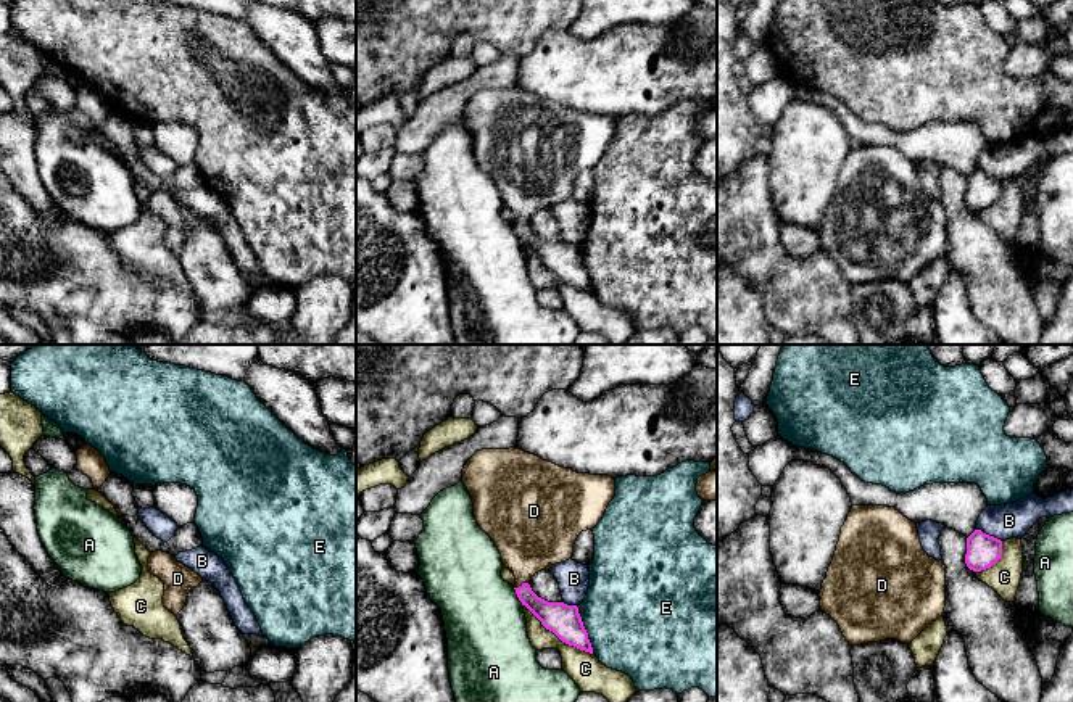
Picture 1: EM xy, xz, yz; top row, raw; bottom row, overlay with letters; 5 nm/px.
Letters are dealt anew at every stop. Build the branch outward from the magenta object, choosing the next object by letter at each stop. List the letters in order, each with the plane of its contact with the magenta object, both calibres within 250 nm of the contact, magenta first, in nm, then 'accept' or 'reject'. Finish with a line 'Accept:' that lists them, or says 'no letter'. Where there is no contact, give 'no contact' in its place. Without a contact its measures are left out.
A: contact in xz; calibres 160 and 400 nm; reject
B: contact in yz; calibres 170 and 180 nm; reject
C: contact in xz; calibres 160 and 170 nm; reject
D: contact in xz; calibres 160 and 360 nm; accept
E: contact in xz; calibres 160 and 500 nm; reject
Accept: D

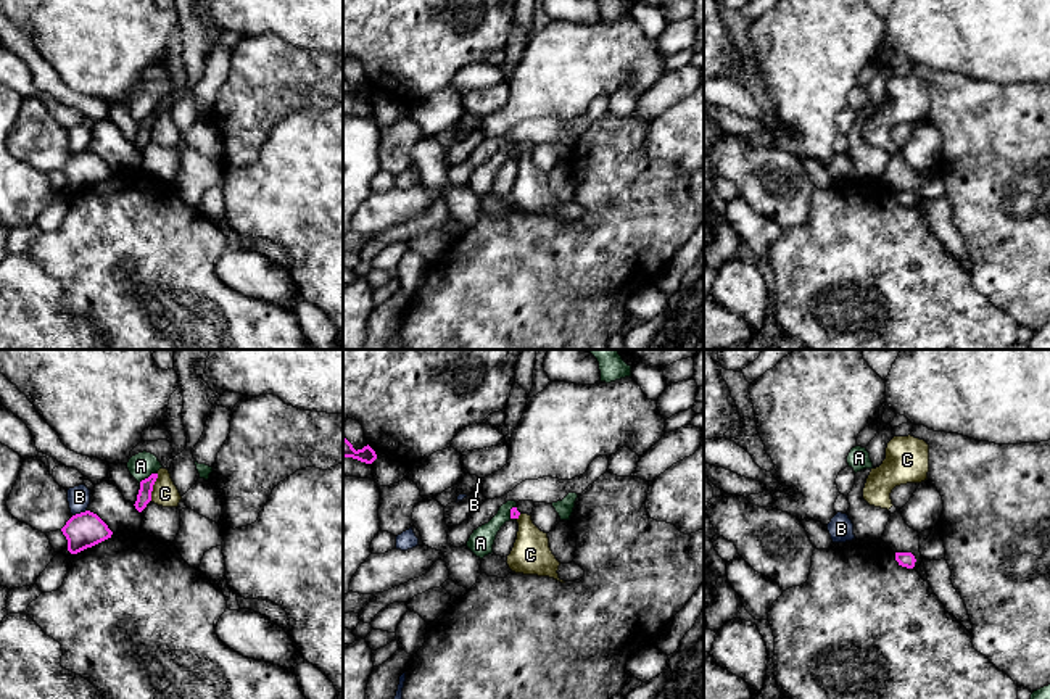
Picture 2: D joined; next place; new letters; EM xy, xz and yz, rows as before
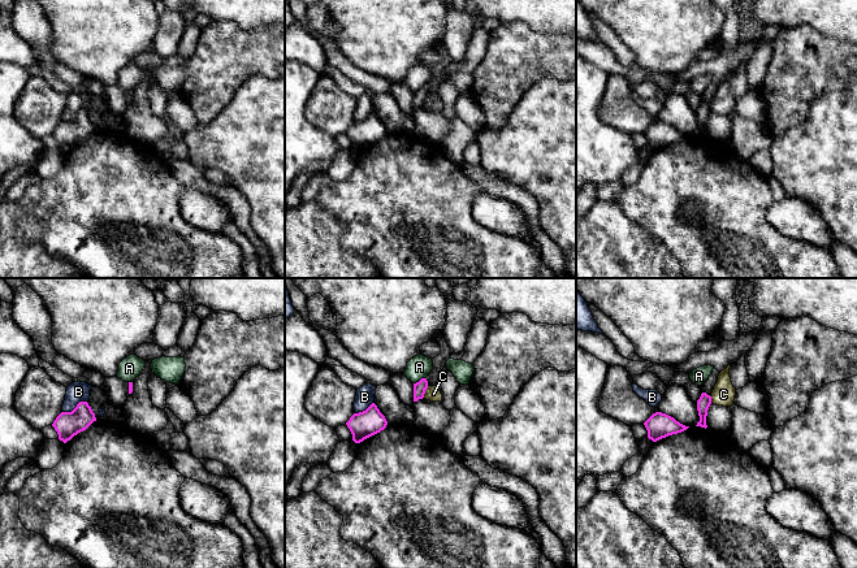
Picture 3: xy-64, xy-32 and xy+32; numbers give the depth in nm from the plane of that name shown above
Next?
A: contact in xy; calibres 70 and 130 nm; reject
B: contact in xy; calibres 180 and 110 nm; reject
C: contact in xy; calibres 70 and 130 nm; reject
Accept: no letter

